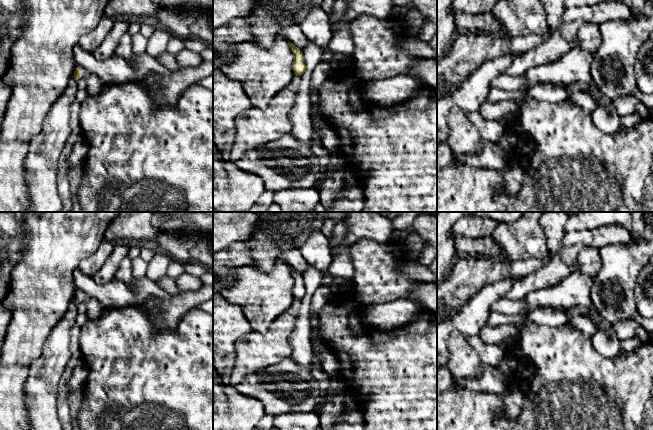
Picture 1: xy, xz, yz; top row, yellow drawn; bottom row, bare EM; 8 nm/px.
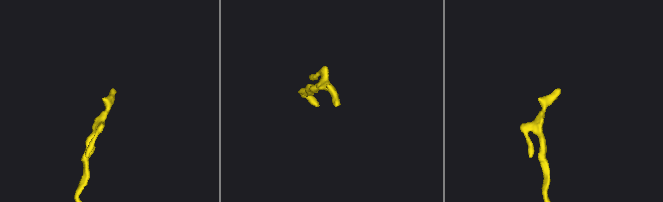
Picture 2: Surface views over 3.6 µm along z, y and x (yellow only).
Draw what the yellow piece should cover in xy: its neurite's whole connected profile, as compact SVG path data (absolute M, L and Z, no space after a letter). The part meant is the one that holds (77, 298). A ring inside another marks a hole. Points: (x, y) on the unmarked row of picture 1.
M76 292L74 295L75 304L83 302L86 305L86 314L89 320L96 320L102 313L104 307L97 298L89 296L86 293Z

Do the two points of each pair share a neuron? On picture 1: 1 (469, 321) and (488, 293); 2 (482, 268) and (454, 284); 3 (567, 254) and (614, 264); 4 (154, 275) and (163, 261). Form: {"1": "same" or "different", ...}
{"1": "same", "2": "same", "3": "different", "4": "same"}

